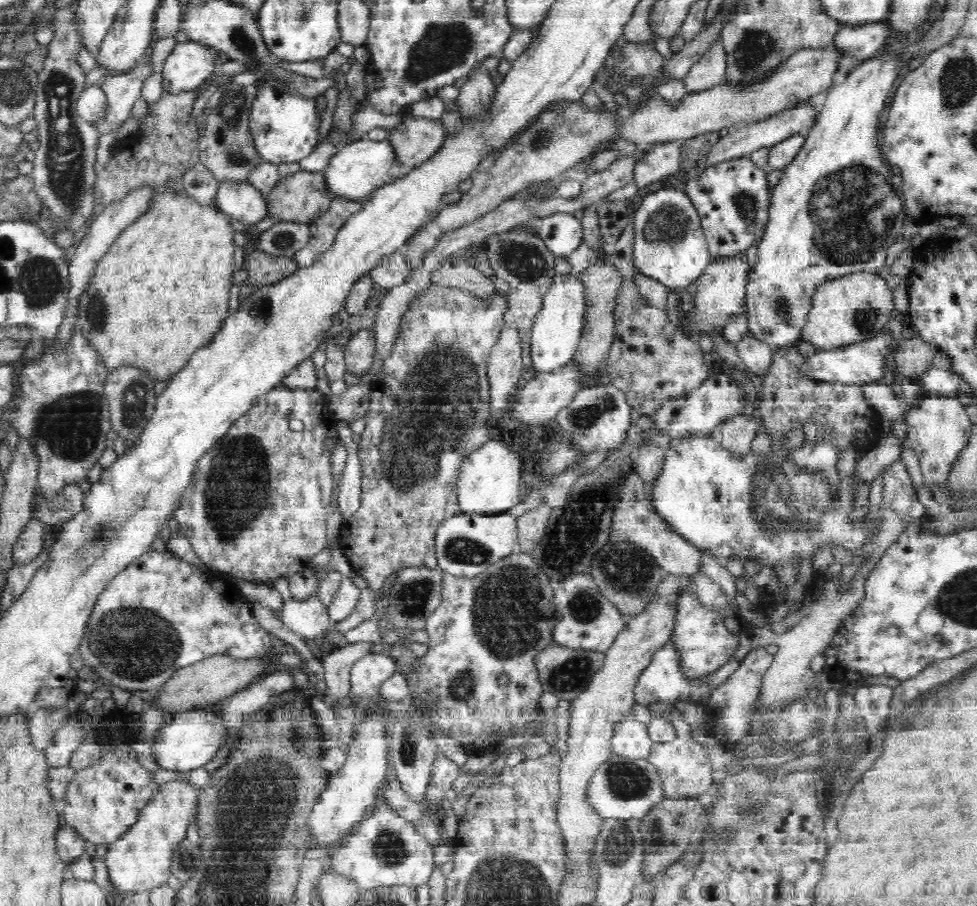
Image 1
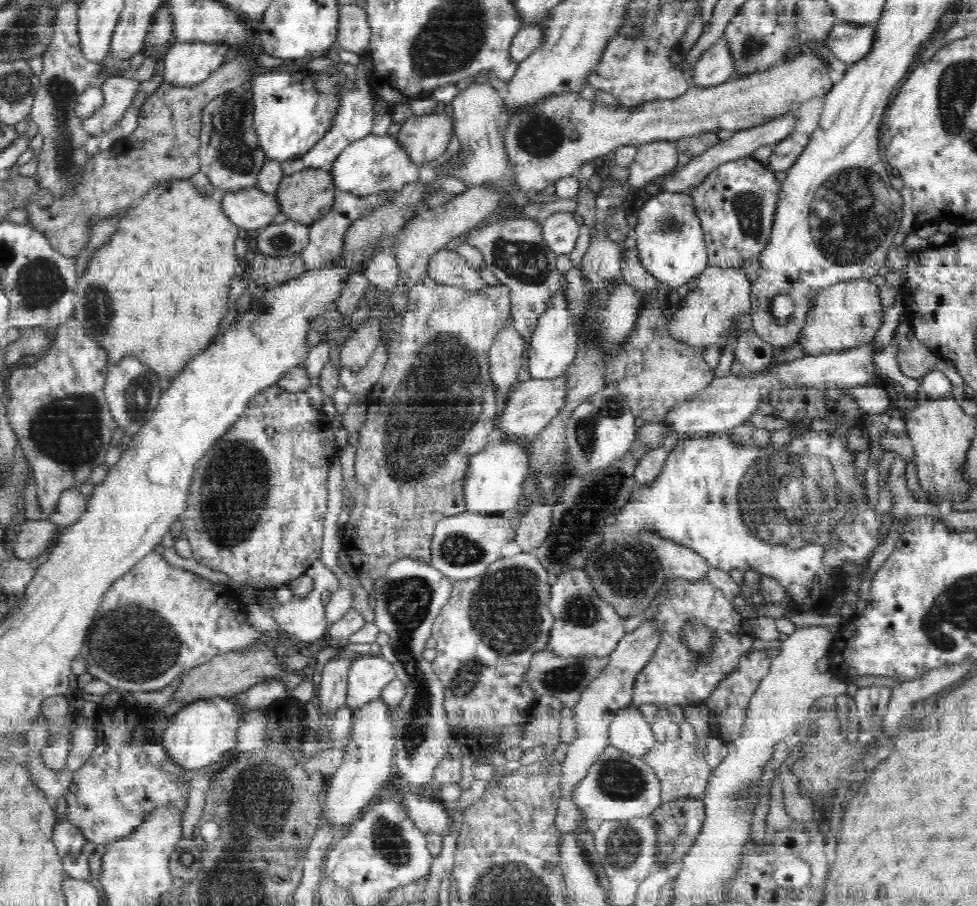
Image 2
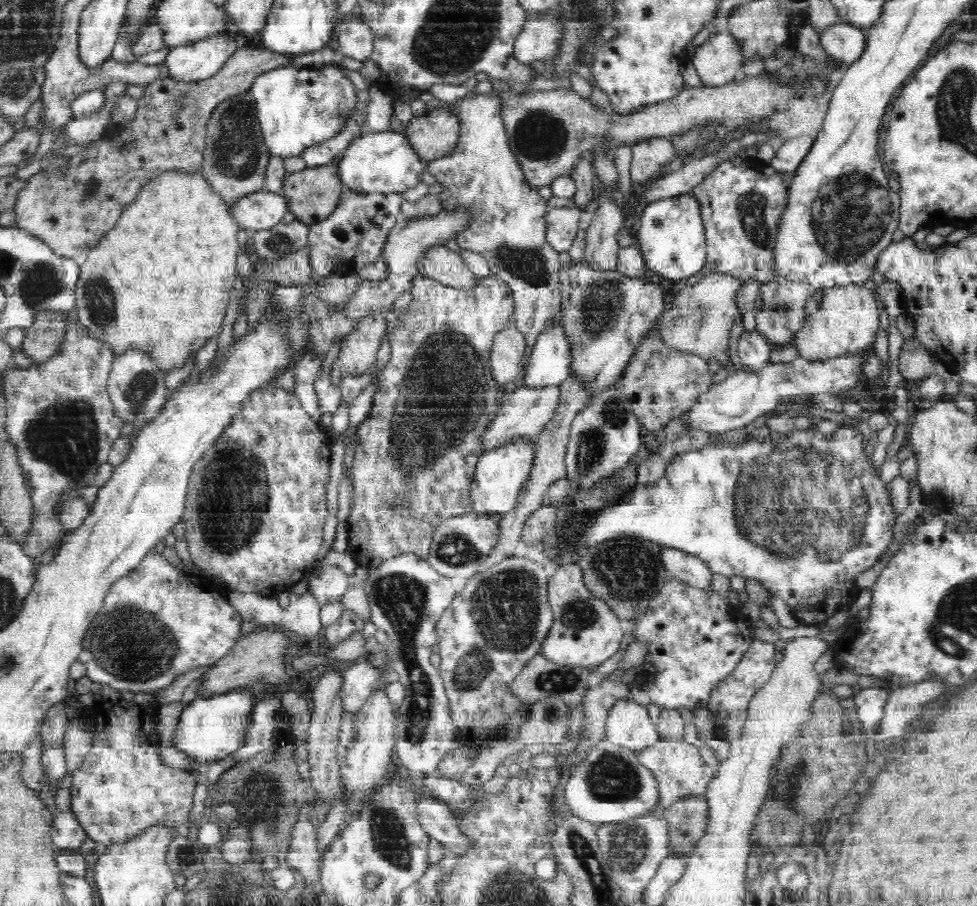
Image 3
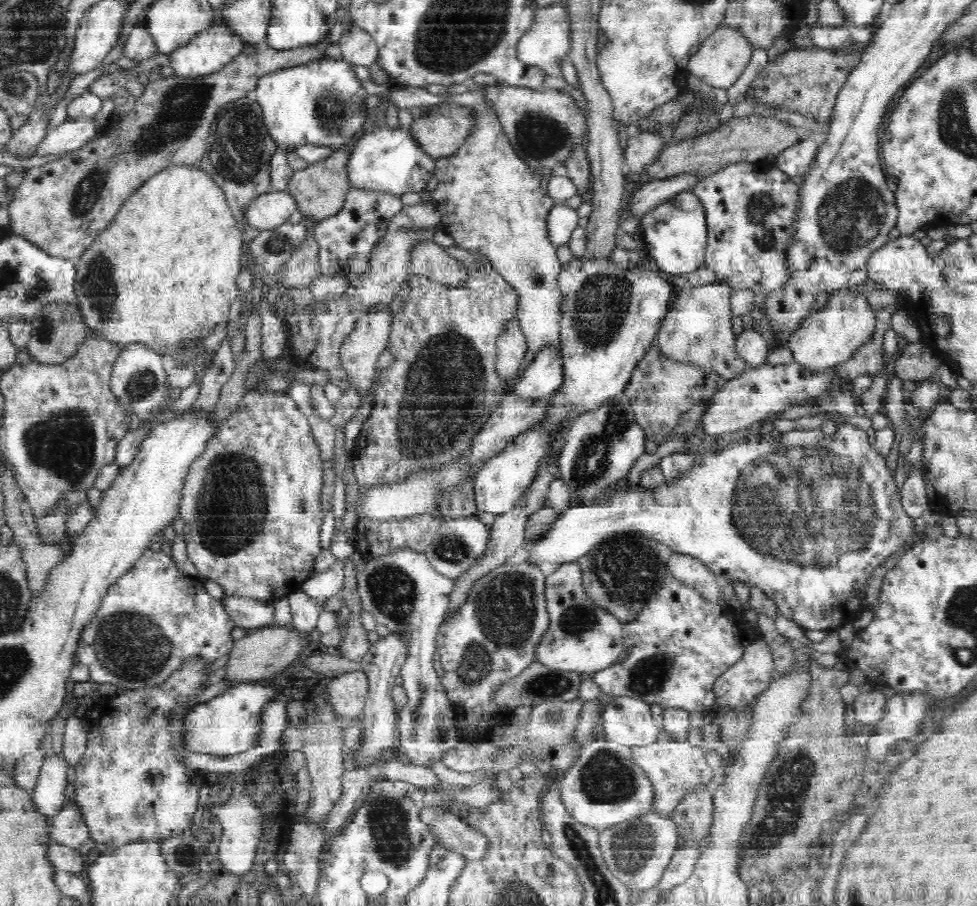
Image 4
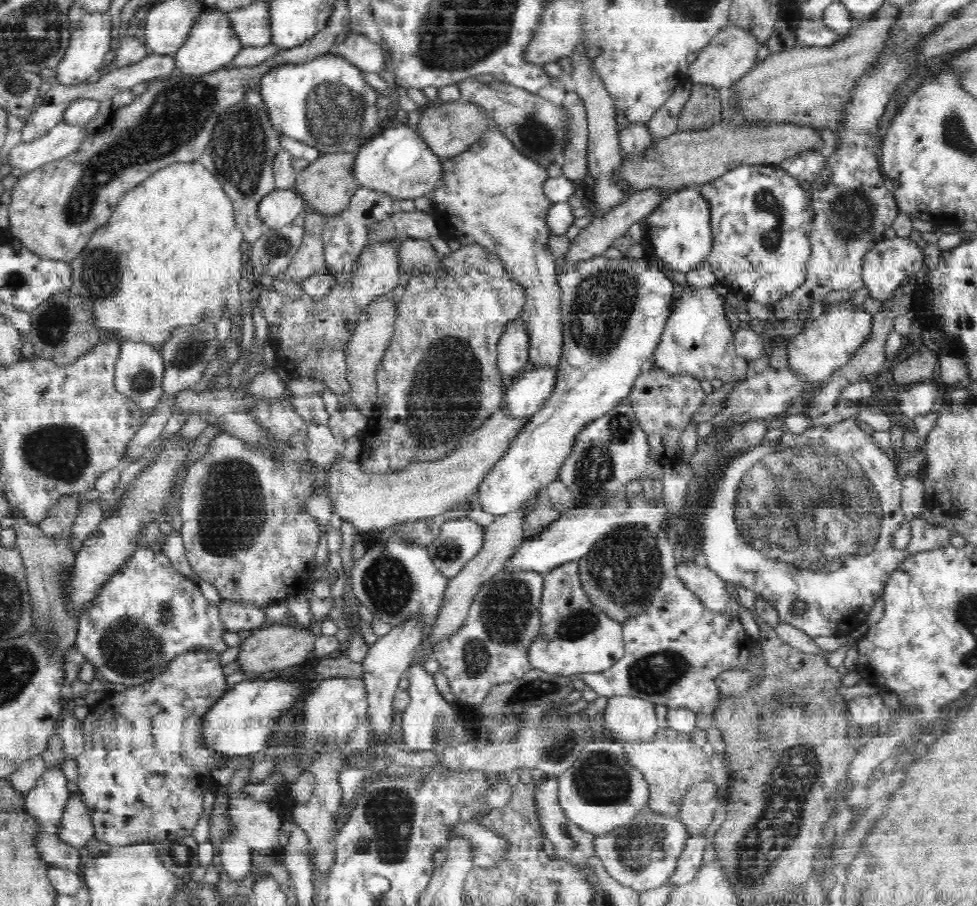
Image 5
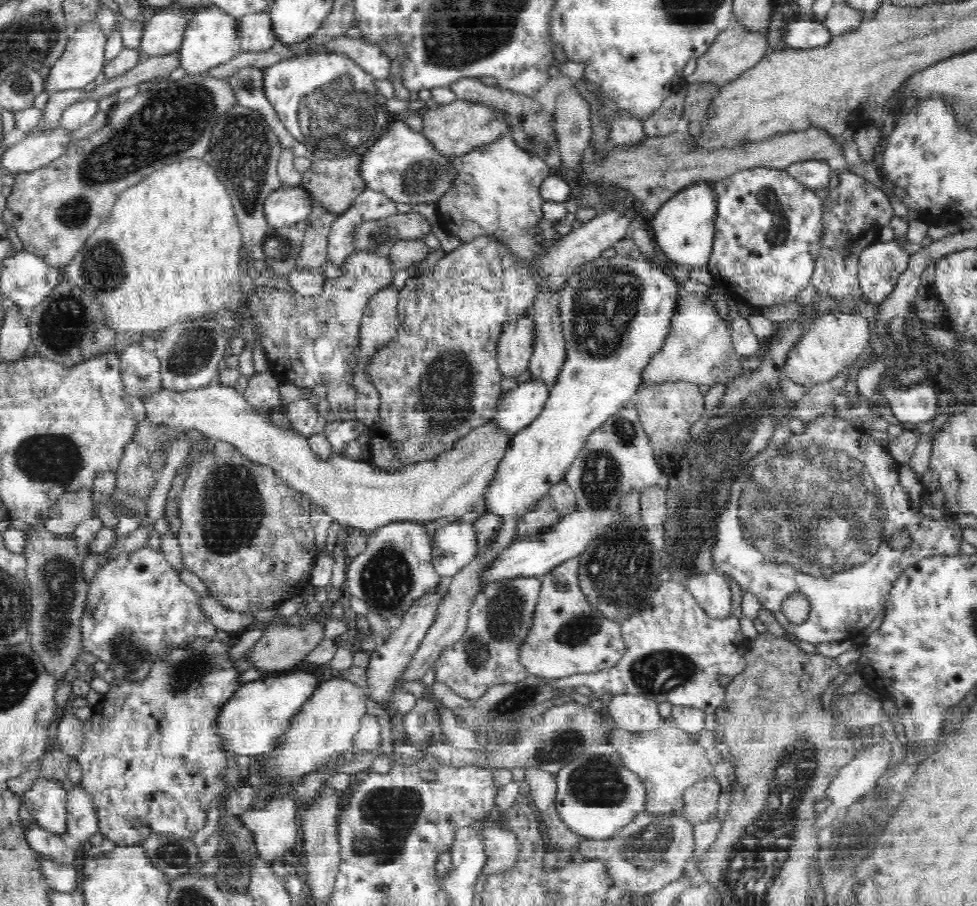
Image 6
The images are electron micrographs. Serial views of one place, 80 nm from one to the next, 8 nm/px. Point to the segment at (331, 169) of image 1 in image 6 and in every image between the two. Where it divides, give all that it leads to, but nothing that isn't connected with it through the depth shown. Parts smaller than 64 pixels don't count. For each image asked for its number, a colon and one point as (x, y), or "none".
2: (373, 164)
3: (376, 162)
4: (382, 159)
5: (397, 161)
6: (402, 164)

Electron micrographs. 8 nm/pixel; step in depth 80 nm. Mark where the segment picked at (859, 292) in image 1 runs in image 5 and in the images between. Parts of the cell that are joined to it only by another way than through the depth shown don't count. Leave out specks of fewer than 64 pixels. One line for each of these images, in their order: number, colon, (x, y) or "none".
2: (847, 314)
3: (847, 321)
4: (830, 336)
5: (826, 344)

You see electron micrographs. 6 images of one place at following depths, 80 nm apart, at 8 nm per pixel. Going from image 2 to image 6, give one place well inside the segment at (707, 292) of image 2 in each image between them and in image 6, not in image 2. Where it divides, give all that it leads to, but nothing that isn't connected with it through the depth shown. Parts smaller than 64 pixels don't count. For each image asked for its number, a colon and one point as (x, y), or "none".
3: (698, 320)
4: (698, 329)
5: (697, 340)
6: (699, 349)

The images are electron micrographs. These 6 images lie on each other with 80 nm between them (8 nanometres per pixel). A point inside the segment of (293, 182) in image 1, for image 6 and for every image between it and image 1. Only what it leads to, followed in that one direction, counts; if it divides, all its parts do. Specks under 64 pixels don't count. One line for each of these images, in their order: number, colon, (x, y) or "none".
2: (307, 196)
3: (313, 193)
4: (319, 190)
5: (327, 184)
6: (334, 183)

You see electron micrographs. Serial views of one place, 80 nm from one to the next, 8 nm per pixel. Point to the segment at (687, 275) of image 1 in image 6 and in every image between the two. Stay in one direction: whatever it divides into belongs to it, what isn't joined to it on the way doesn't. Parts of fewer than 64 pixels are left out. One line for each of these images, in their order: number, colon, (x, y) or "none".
2: (670, 242)
3: (672, 234)
4: (675, 231)
5: (680, 231)
6: (684, 228)

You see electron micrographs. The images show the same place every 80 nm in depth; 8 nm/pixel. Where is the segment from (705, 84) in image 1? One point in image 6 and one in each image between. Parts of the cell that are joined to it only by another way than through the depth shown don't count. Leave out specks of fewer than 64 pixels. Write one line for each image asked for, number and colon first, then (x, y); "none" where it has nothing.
2: (713, 67)
3: (717, 61)
4: (720, 60)
5: (732, 53)
6: (736, 50)

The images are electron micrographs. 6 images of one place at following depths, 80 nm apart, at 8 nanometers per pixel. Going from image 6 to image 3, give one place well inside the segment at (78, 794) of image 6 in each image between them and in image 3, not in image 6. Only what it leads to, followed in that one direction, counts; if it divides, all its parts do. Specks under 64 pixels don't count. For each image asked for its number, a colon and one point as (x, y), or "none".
3: (67, 834)
4: (68, 829)
5: (76, 828)

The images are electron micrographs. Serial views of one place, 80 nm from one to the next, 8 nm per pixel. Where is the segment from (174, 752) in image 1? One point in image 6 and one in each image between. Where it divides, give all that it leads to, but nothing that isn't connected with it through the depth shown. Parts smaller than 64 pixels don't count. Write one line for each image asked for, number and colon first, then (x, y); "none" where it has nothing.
2: (198, 735)
3: (209, 729)
4: (228, 724)
5: (240, 723)
6: (252, 721)

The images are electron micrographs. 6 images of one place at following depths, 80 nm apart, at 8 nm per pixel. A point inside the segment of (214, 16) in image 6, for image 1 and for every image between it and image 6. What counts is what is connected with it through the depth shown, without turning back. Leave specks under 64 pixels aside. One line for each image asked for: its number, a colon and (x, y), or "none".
1: (189, 63)
2: (186, 64)
3: (191, 62)
4: (207, 52)
5: (212, 42)

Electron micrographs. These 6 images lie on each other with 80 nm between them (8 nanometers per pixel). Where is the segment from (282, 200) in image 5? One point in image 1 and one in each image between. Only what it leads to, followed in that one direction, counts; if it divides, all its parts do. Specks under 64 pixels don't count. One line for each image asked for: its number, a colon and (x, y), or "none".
1: (240, 200)
2: (252, 209)
3: (261, 210)
4: (267, 211)

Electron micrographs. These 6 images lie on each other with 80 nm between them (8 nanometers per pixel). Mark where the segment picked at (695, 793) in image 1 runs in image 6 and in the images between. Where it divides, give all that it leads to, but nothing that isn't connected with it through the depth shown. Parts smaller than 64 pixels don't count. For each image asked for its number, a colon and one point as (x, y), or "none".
2: (683, 771)
3: (678, 767)
4: (675, 767)
5: (671, 762)
6: (668, 760)

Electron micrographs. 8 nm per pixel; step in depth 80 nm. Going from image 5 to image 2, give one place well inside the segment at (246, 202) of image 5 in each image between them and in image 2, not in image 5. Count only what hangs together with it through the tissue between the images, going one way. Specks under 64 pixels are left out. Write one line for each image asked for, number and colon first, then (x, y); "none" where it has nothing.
2: (230, 156)
3: (234, 161)
4: (239, 152)

